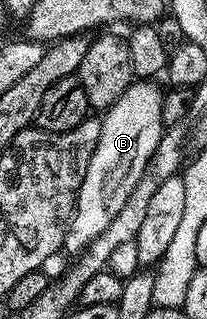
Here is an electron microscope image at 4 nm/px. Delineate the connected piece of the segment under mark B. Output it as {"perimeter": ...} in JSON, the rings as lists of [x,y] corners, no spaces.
{"perimeter":[[[135,80],[101,116],[98,145],[90,157],[86,178],[76,196],[76,210],[64,236],[64,249],[79,251],[96,239],[118,215],[142,177],[166,126],[162,123],[163,90],[153,80]]]}

